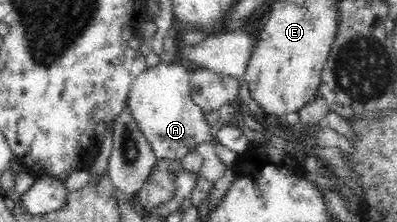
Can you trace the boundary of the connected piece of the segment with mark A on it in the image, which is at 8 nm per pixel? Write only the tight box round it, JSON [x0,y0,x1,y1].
[127,59,212,161]

